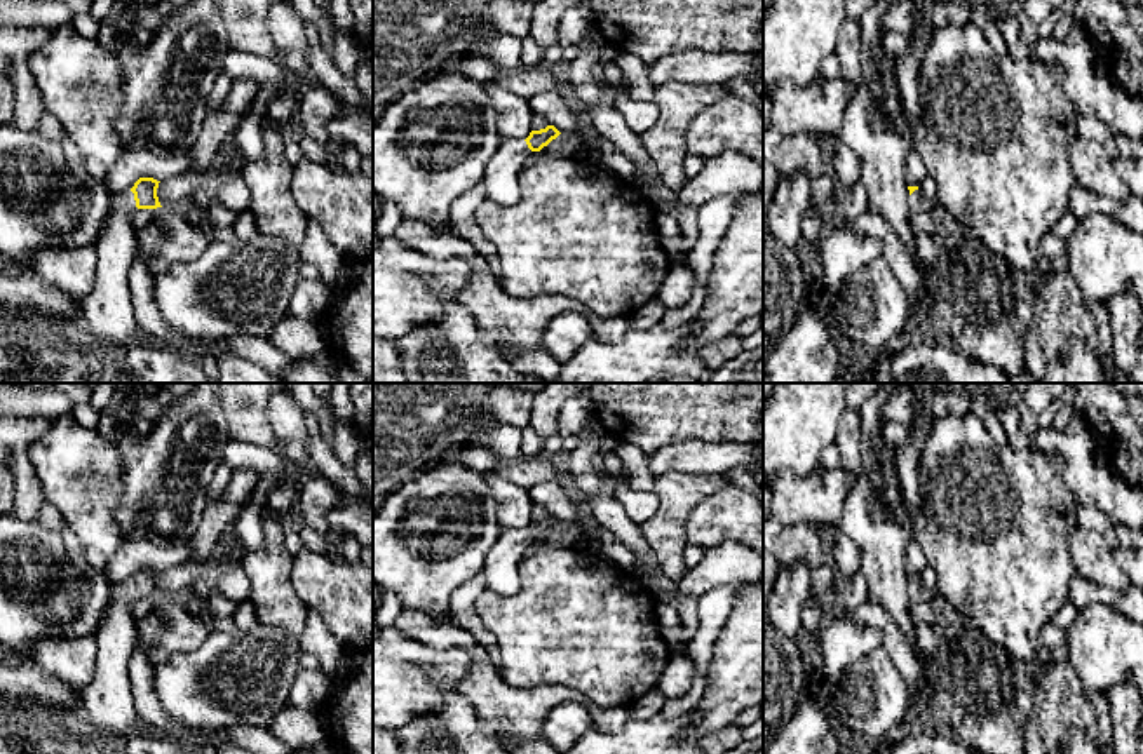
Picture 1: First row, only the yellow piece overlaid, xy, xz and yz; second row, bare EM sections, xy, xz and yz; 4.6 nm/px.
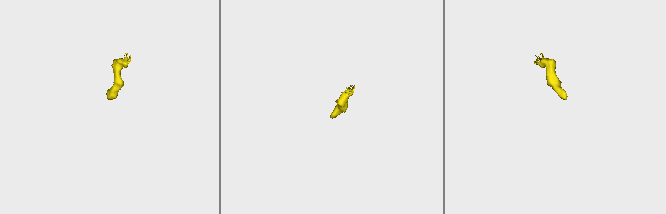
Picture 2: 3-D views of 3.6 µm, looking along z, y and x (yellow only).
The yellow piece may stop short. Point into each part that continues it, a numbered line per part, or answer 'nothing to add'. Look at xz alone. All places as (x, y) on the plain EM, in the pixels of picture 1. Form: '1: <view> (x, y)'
1: xz (500, 566)

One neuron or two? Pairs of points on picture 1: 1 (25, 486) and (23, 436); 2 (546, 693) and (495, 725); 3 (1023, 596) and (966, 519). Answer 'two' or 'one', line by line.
1: one
2: one
3: one

